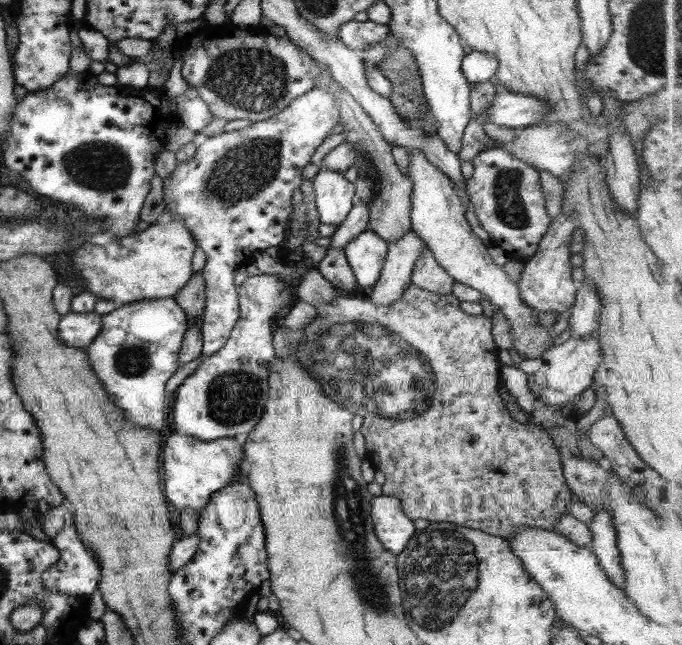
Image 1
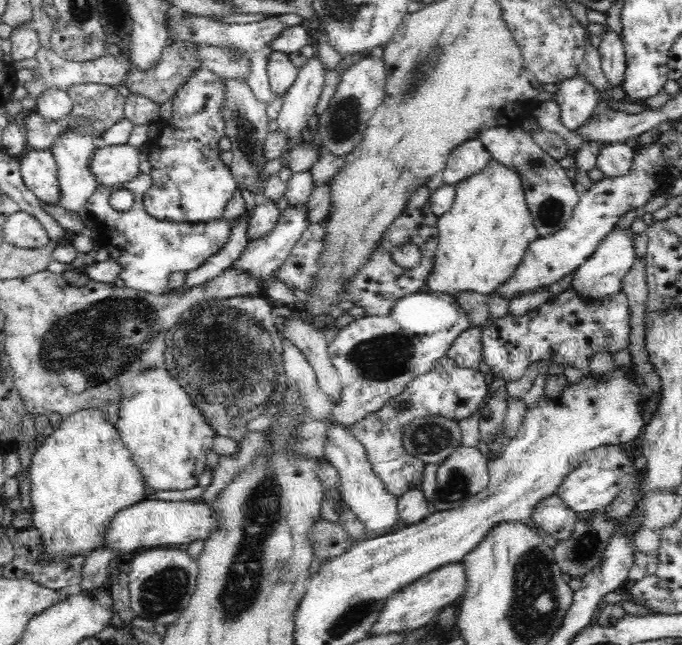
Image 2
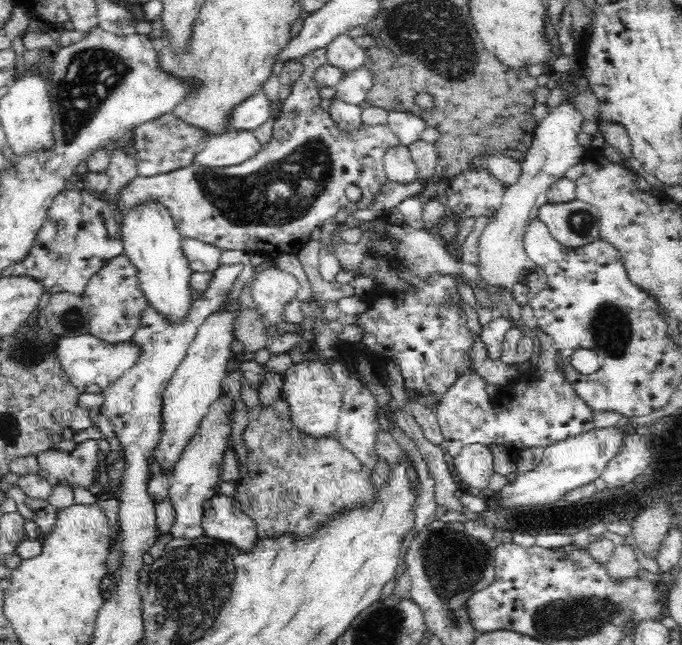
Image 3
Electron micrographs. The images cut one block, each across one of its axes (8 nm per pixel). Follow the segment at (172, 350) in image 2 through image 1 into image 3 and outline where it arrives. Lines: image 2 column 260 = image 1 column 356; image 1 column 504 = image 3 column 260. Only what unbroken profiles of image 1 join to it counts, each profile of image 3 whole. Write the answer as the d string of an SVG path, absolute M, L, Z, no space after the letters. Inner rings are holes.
M280 394L280 398L278 398L278 401L274 402L272 406L265 407L260 402L258 406L250 409L249 425L246 430L244 430L244 444L246 445L248 456L245 464L248 475L241 478L241 481L237 484L234 497L241 509L254 521L259 539L272 539L279 535L286 535L287 533L288 535L296 536L296 539L308 539L315 532L314 530L316 530L318 526L326 524L326 522L328 522L336 512L341 512L342 510L346 510L346 508L370 506L370 504L374 502L376 491L374 491L374 487L372 487L373 481L371 480L371 474L369 474L367 469L358 461L358 459L356 459L355 454L344 449L342 444L333 437L314 438L312 435L300 433L300 431L292 425L292 421L290 421L290 407L286 405L286 401L284 401L282 394Z

